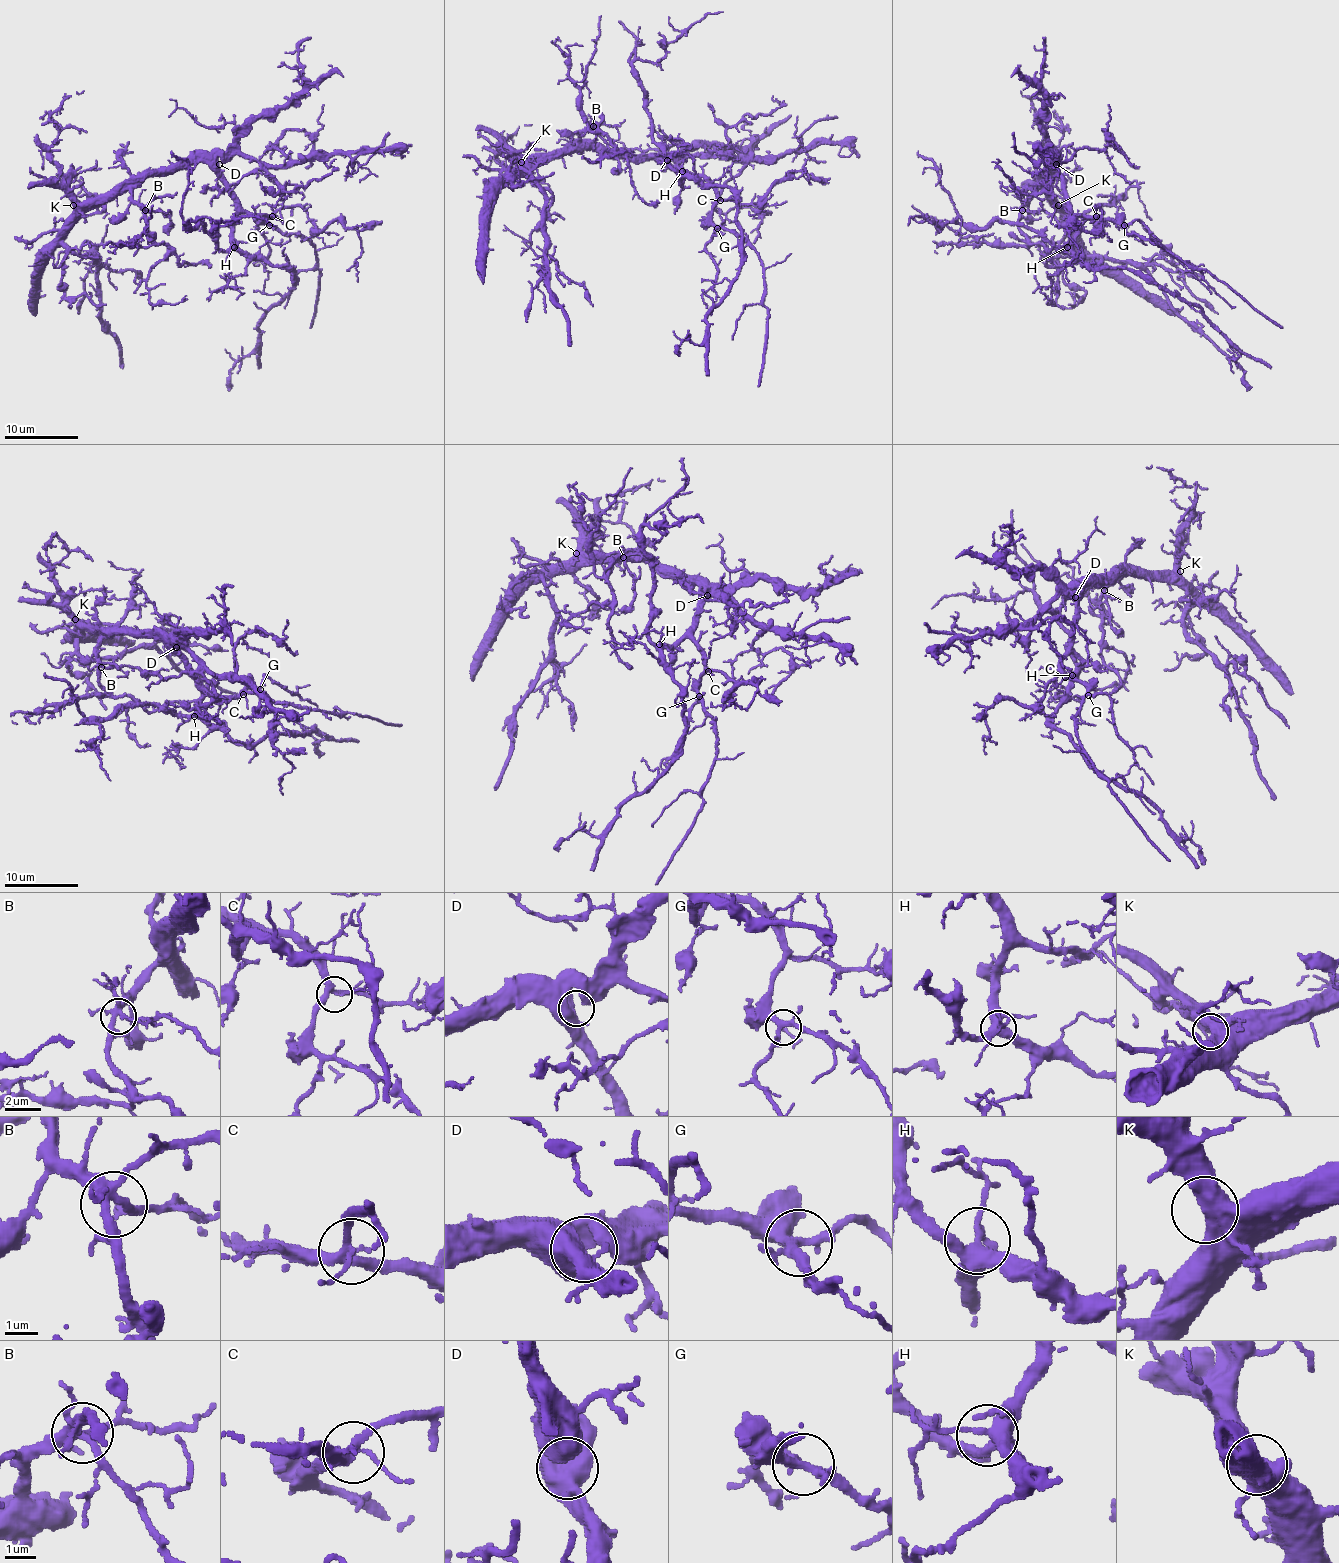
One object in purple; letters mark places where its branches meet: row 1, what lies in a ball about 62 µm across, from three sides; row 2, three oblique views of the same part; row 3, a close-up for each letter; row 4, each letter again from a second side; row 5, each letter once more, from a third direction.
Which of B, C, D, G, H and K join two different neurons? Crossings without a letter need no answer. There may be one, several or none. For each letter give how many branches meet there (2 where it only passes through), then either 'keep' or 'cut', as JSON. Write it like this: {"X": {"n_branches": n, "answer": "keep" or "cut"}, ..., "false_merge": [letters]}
{"B": {"n_branches": 5, "answer": "keep"}, "C": {"n_branches": 4, "answer": "keep"}, "D": {"n_branches": 3, "answer": "keep"}, "G": {"n_branches": 4, "answer": "keep"}, "H": {"n_branches": 5, "answer": "keep"}, "K": {"n_branches": 3, "answer": "keep"}, "false_merge": []}

